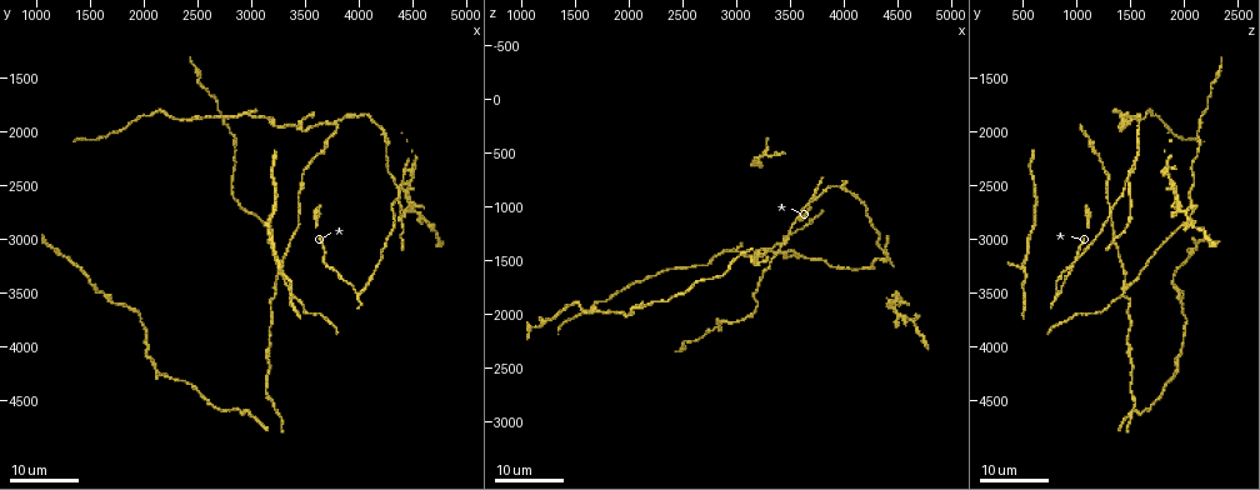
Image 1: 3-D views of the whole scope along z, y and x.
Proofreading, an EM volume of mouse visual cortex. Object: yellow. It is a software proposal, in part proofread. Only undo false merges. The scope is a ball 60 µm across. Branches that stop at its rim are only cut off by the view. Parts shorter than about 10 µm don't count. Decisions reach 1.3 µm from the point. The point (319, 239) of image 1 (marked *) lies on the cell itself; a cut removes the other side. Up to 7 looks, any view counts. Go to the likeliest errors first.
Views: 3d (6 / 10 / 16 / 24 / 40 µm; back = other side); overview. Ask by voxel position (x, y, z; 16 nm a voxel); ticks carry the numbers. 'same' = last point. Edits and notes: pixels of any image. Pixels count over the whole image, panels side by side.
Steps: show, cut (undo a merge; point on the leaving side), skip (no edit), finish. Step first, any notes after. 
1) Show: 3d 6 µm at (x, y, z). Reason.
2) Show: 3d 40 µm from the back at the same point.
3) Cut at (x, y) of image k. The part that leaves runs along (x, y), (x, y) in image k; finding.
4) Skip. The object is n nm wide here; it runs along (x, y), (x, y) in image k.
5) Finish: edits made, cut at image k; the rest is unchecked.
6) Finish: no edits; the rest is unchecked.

Show: 3d 24 µm at (3020, 1840, 1420). Two arms in line, one across.

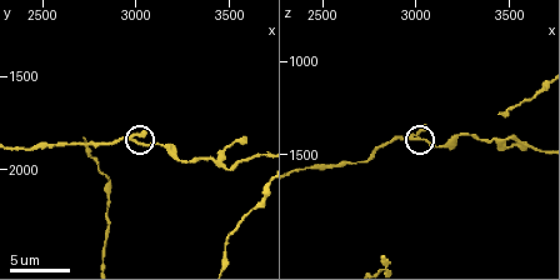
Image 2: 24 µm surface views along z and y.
Show: 3d 10 µm at (3020, 1860, 1400).

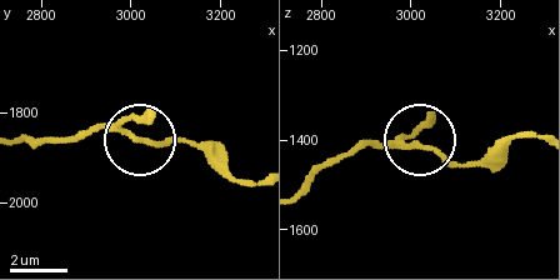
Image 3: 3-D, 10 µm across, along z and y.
Skip. The object is 170 nm wide here; it runs along (536, 139), (508, 139), (473, 160), (423, 144), (353, 146) in image 3; continuous, no second cell.

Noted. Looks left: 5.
Show: 3d 16 µm at (2200, 4280, 1900). Calibre changes.

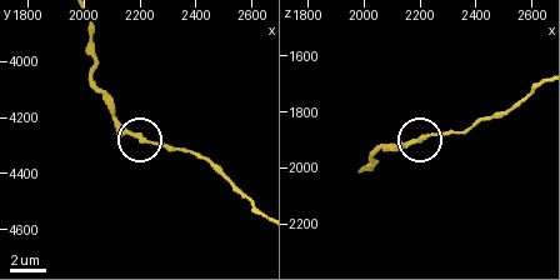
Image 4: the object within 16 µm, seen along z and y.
Show: 3d 6 µm at (2190, 4270, 1900).

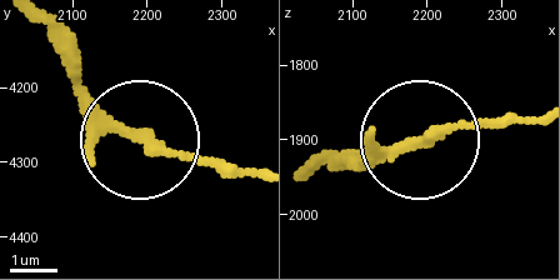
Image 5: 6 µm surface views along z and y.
Skip. One cell here.

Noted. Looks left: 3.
Show: 3d 16 µm at (1940, 3720, 1980). Calibre changes.

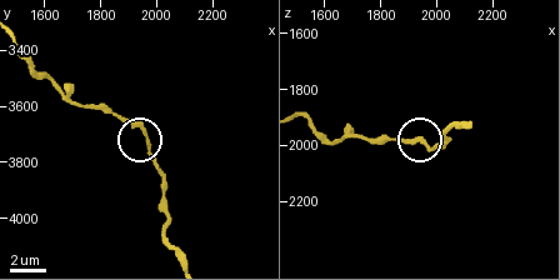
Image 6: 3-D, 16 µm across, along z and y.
Show: 3d 6 µm at (1960, 3700, 2000).

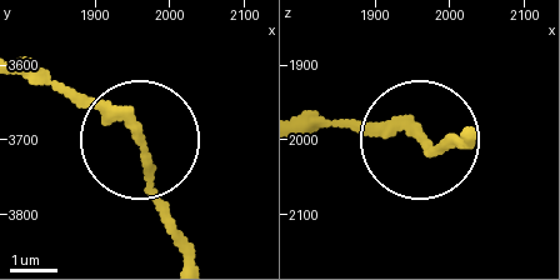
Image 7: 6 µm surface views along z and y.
Skip. It runs along (470, 136), (426, 151), (403, 131), (324, 120) in image 7; one cell here.

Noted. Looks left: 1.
Finish: no edits; the rest is unchecked.

